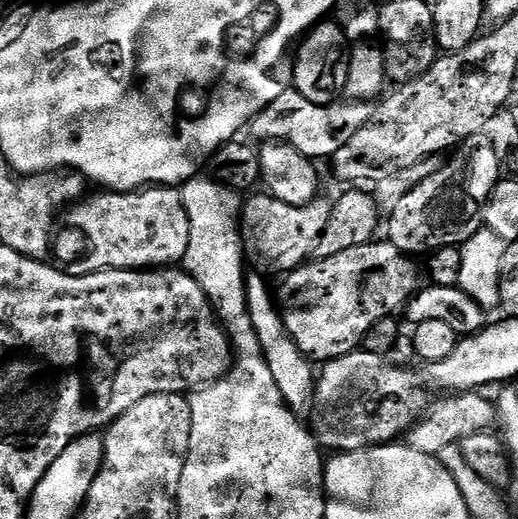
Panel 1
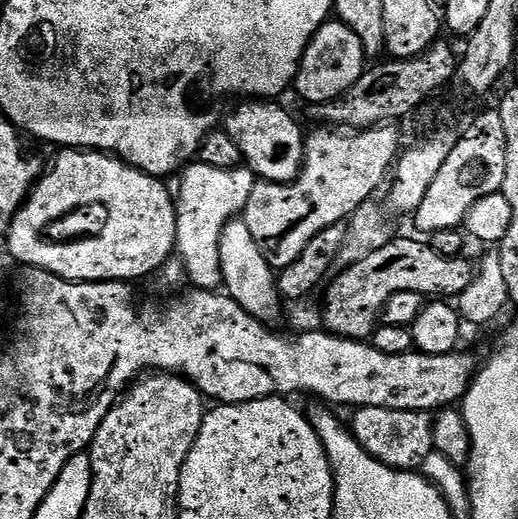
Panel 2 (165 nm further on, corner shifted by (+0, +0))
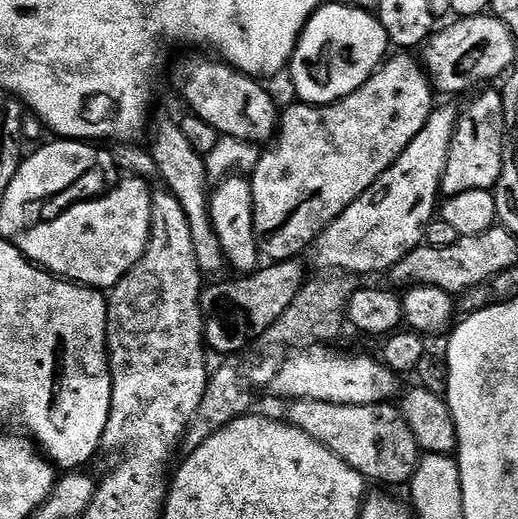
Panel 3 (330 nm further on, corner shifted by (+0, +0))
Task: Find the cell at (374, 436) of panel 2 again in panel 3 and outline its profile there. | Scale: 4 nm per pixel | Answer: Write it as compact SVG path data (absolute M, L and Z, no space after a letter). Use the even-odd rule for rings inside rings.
M293 400L287 405L287 423L293 424L302 434L310 434L314 442L326 446L342 462L346 462L354 470L358 470L364 476L365 481L377 480L380 484L404 484L411 481L414 470L421 458L420 447L406 426L404 416L395 403L367 404L366 406L354 406L350 402L322 402L321 400Z

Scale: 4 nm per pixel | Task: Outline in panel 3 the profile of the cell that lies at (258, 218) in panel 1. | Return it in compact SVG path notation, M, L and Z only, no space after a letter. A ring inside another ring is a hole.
M396 54L396 57L394 56L385 59L384 63L373 72L372 77L365 84L358 90L354 90L354 94L350 94L346 98L335 100L332 104L295 102L296 104L290 105L285 112L283 109L282 115L278 120L278 131L271 141L270 147L261 151L258 166L250 173L252 193L254 194L254 234L256 235L256 244L260 248L261 257L267 258L272 262L277 260L295 260L301 255L300 251L303 248L311 249L327 227L334 223L355 199L361 198L362 194L365 194L366 190L370 189L370 186L378 181L378 178L382 177L382 174L385 174L386 170L390 170L394 166L399 156L417 137L418 132L426 126L427 119L430 118L434 109L432 81L428 79L428 73L423 63L417 57L416 60L412 57L415 55Z

